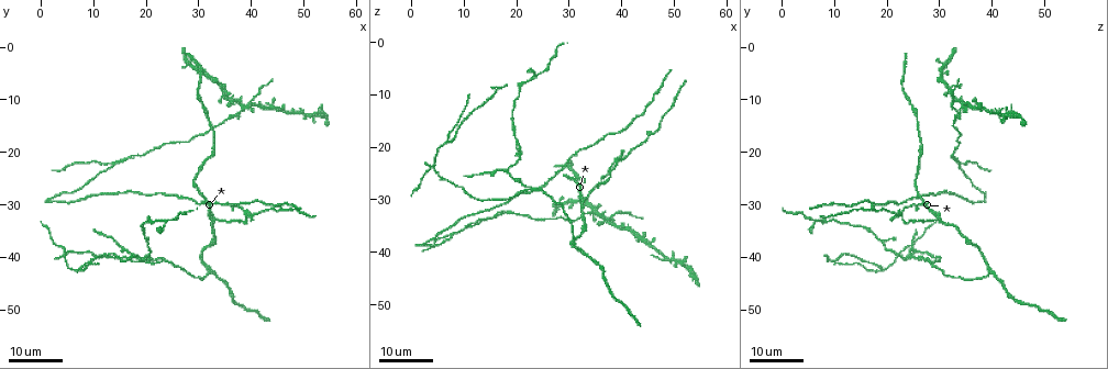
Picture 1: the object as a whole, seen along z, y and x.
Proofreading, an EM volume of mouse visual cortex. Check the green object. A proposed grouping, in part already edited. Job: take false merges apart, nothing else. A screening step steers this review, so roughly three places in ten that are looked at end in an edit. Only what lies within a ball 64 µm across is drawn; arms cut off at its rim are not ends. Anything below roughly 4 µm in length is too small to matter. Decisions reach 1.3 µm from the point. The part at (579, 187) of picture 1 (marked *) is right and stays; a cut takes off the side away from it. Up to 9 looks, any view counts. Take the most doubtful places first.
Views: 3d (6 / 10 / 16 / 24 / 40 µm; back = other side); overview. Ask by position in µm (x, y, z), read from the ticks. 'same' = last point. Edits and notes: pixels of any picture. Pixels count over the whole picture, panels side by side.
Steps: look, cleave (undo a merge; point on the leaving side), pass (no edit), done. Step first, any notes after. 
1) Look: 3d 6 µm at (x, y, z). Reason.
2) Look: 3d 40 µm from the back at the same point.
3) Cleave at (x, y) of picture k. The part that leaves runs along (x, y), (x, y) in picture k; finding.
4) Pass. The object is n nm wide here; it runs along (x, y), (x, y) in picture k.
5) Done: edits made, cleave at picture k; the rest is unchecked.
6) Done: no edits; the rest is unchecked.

Look: 3d 24 µm at (33.5, 32.5, 30.0).

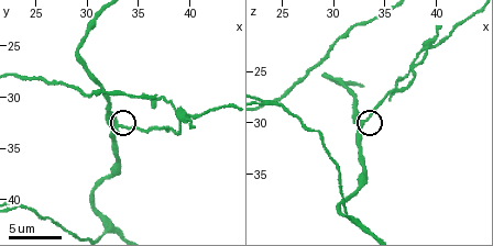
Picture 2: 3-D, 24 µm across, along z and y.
Look: 3d 10 µm at (33.4, 32.8, 29.4). Zoom in.

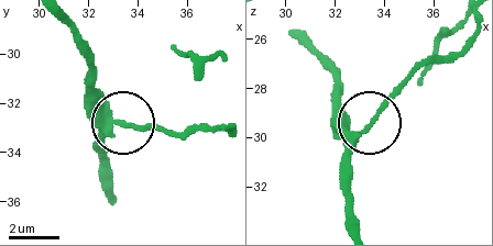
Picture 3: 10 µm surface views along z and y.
Cleave at (140, 126) of picture 3. The side arm is 34 µm long; the part that leaves runs along (362, 131), (417, 70), (448, 57), (473, 32) in picture 3; a second neuron is stuck on.

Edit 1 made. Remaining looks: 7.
Look: overview.

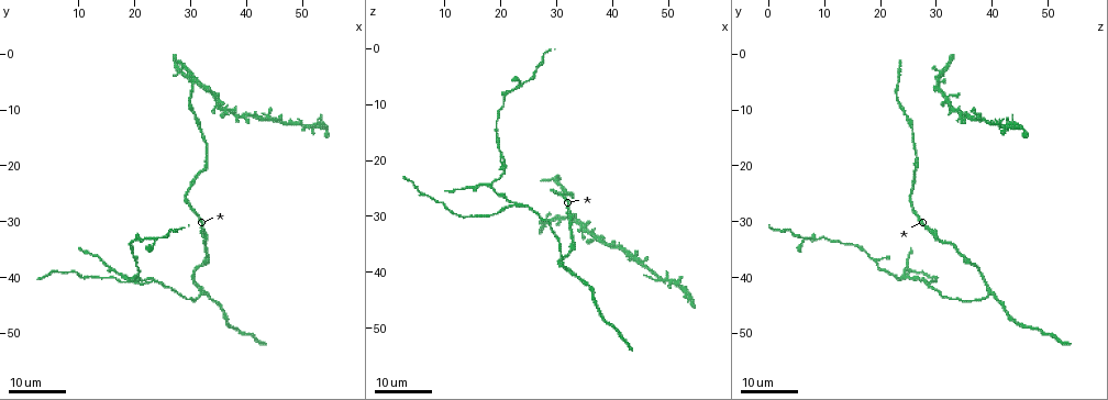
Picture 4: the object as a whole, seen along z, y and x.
Look: 3d 24 µm at (18.5, 39.5, 24.0). Three-way junction.

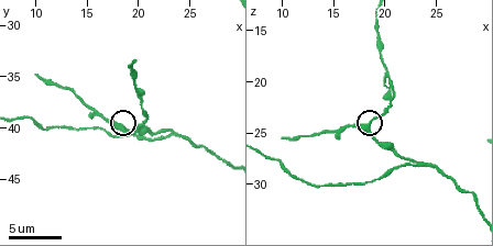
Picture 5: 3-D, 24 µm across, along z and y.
Look: 3d 10 µm at (18.2, 39.8, 24.2).

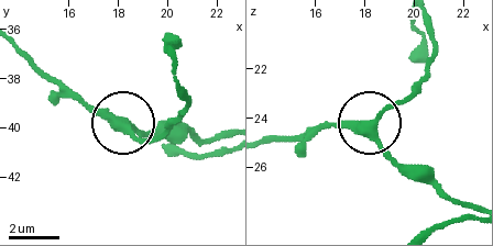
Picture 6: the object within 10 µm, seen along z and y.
Pass. It runs along (223, 135), (143, 135), (103, 119), (74, 93) in picture 6; all the same neuron.

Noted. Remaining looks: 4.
Look: 3d 10 µm at (23.2, 40.6, 27.8). Three arms meet.

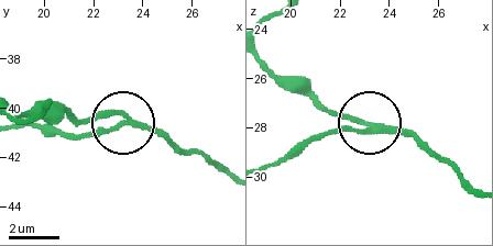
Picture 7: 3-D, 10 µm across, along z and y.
Cleave at (98, 136) of picture 7. The object is 210 nm wide here; the part that leaves runs along (129, 122), (81, 134), (18, 129) in picture 7; two neurons meet here.

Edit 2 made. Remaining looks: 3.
Look: 3d 10 µm at (32.0, 43.0, 39.6). Branch point.

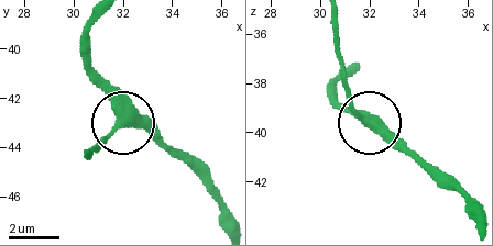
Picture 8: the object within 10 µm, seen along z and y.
Look: 3d 6 µm at (32.0, 43.0, 39.6).

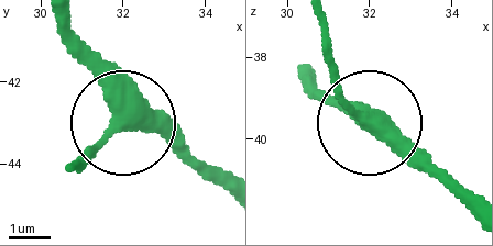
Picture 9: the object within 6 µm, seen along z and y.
Pass. 3 arms meet here; it runs along (317, 75), (460, 201) in picture 9; one neuron here.

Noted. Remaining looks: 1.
Done: edits made, cleave at picture 3, cleave at picture 7; the rest is unchecked.

